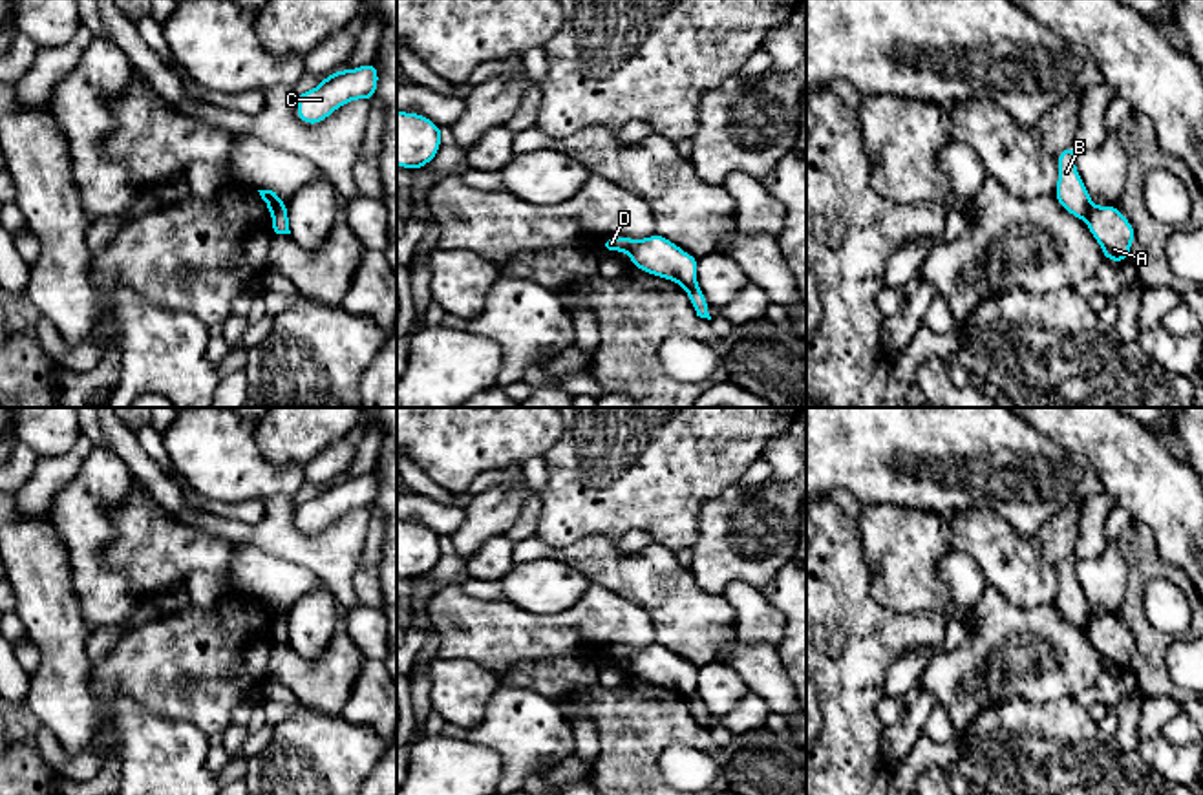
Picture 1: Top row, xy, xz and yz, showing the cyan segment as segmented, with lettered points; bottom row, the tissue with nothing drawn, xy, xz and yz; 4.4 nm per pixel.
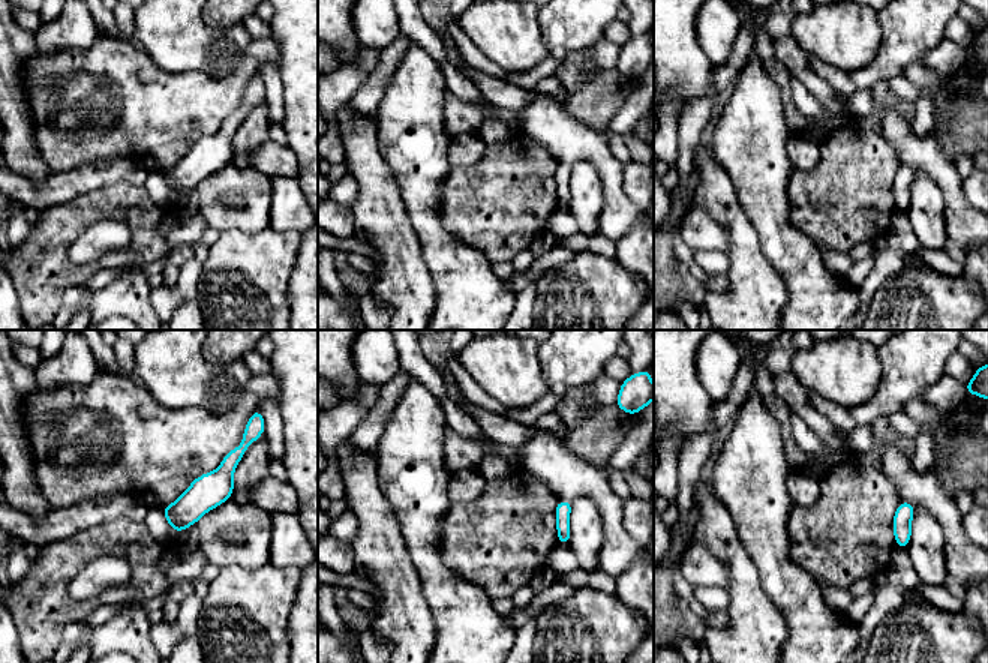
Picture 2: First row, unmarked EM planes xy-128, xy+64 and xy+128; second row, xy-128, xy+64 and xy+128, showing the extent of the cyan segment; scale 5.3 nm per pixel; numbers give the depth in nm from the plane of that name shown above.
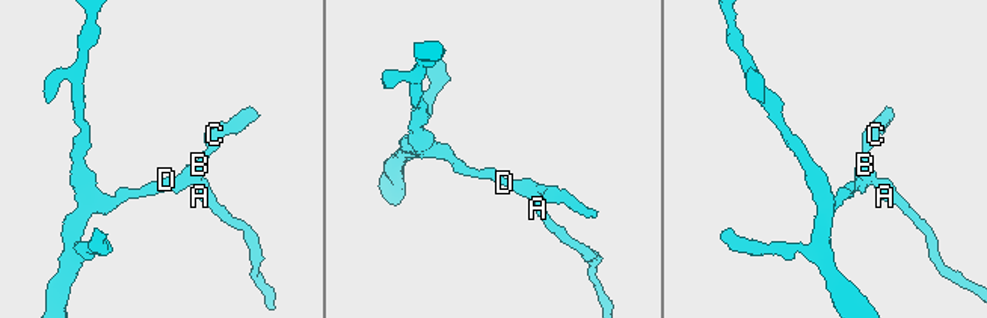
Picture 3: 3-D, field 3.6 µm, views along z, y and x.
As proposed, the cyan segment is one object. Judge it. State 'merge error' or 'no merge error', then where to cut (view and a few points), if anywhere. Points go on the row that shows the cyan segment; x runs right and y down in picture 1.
merge error | xy (286, 205), (273, 216)

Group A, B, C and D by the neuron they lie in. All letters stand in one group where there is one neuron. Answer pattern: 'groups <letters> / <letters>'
groups A / B C D

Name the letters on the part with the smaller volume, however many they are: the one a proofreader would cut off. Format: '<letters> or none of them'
A

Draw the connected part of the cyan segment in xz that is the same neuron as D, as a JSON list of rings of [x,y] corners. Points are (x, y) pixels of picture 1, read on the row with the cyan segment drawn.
[[[658,232],[645,239],[612,236],[603,239],[600,247],[605,252],[627,252],[633,267],[671,280],[684,289],[697,283],[698,258],[689,256]]]

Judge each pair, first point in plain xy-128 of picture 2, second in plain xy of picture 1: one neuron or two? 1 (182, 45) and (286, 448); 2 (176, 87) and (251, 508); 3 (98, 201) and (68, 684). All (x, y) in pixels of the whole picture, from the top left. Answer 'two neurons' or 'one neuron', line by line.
1: two neurons
2: two neurons
3: two neurons

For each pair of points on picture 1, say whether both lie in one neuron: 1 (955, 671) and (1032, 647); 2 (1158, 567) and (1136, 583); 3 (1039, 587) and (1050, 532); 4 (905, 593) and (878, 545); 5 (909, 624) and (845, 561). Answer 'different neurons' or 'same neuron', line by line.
1: same neuron
2: same neuron
3: different neurons
4: same neuron
5: same neuron

